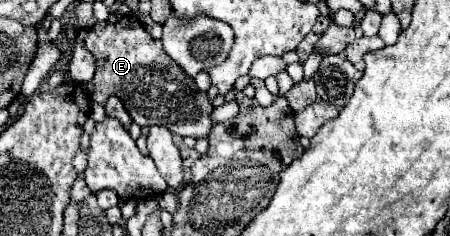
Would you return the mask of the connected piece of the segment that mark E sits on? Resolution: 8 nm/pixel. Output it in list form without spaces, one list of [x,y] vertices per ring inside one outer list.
[[[122,16],[118,22],[100,24],[84,38],[86,50],[96,58],[92,100],[104,104],[108,96],[118,96],[138,126],[166,126],[178,136],[202,138],[210,132],[212,100],[196,90],[196,82],[164,52],[160,40],[154,40],[134,16]]]

